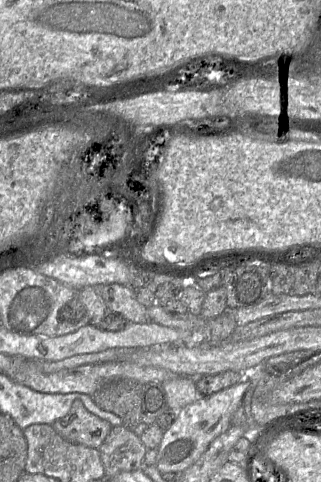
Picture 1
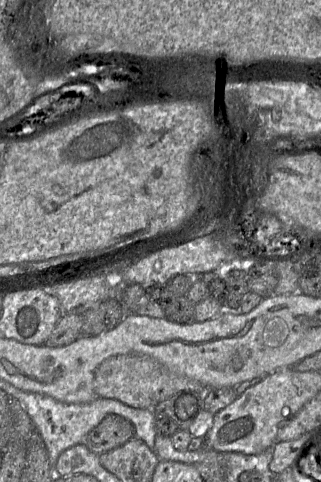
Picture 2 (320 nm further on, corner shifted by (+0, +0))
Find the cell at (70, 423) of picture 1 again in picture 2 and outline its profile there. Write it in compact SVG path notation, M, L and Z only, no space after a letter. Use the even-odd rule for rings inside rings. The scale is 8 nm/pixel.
M109 414L85 436L81 444L100 455L133 438L134 431L129 420L118 414Z

